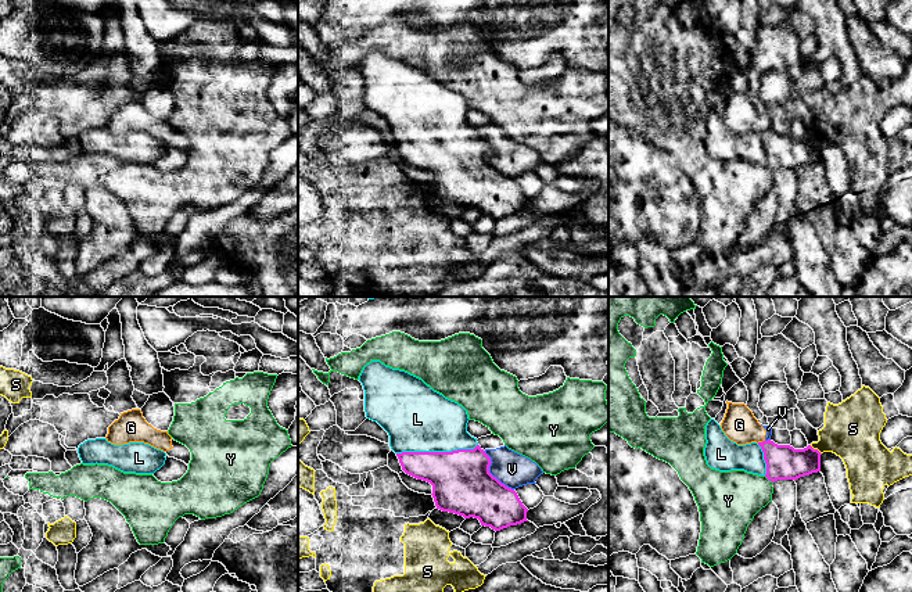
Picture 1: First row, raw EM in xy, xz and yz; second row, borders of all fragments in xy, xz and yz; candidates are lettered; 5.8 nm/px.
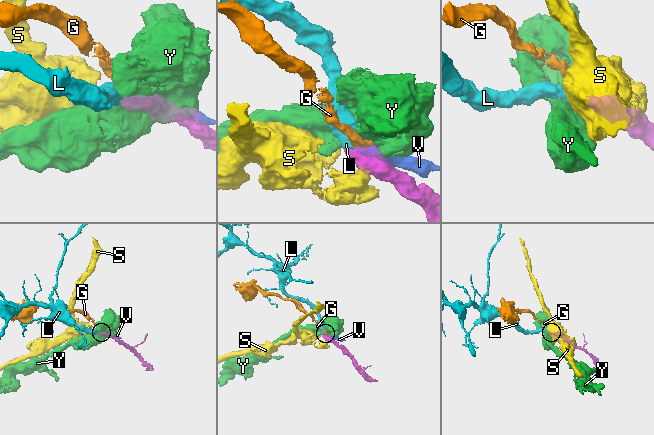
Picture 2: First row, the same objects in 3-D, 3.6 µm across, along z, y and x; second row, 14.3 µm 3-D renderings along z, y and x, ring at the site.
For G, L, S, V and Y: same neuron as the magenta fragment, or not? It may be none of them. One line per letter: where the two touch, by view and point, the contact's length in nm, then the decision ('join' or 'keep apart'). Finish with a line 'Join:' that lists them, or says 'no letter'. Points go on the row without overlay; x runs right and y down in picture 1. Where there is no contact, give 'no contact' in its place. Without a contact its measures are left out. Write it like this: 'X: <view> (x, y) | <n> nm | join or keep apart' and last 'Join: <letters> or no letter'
G: yz (760, 132) | 50 nm | keep apart
L: xz (437, 142) | 480 nm | join
S: yz (815, 139) | 90 nm | keep apart
V: xz (489, 162) | 280 nm | keep apart
Y: yz (768, 168) | 70 nm | keep apart
Join: L

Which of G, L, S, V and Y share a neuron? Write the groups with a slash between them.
G V / L / S / Y

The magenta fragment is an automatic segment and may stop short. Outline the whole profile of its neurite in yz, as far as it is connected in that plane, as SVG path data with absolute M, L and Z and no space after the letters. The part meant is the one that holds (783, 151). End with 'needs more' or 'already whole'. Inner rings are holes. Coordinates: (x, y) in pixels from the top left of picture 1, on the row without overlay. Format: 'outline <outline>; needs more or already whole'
outline M711 108L705 115L704 146L711 158L719 161L744 159L765 165L769 171L797 169L821 161L821 141L808 134L794 139L773 130L737 134L730 130L721 115Z; needs more

